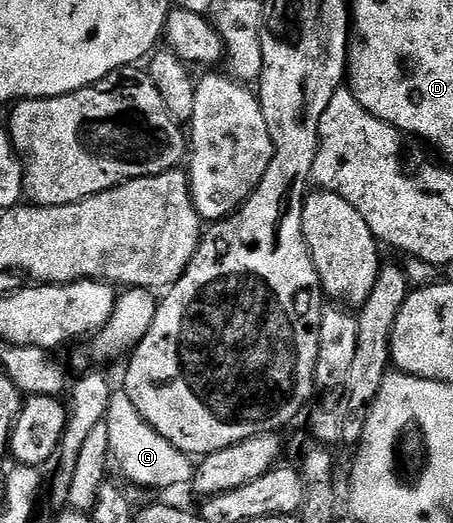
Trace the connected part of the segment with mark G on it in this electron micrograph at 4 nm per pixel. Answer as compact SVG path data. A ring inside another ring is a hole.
M117 391L110 396L109 410L103 423L107 427L109 452L115 465L125 472L125 477L141 489L173 489L176 485L188 486L193 480L195 461L188 453L173 446L146 424L137 413L131 411L129 396Z

